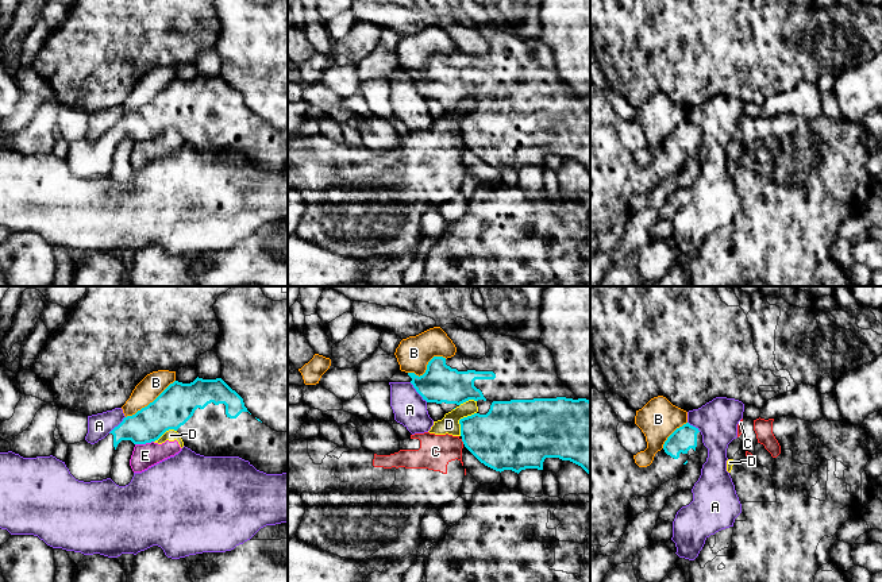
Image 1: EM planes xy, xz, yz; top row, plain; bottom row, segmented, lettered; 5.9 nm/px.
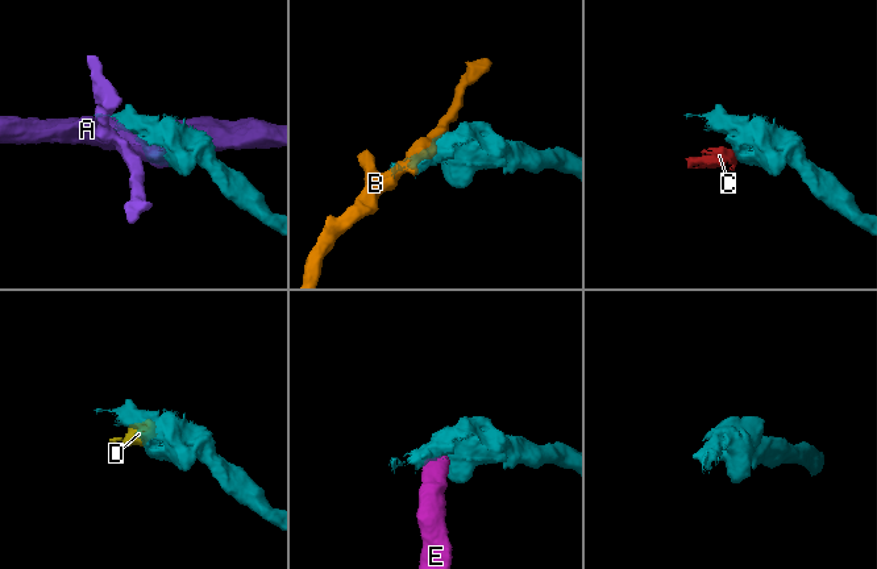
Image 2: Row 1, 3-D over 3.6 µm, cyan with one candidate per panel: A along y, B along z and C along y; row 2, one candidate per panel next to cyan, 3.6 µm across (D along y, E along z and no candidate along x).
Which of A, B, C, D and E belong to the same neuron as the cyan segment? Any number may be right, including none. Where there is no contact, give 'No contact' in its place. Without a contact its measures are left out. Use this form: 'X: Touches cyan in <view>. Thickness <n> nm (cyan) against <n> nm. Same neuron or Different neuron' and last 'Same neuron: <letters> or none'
A: Touches cyan in xz. Thickness 220 nm (cyan) against 200 nm. Different neuron
B: Touches cyan in xy. Thickness 220 nm (cyan) against 140 nm. Different neuron
C: Touches cyan in xz. Thickness 360 nm (cyan) against 200 nm. Different neuron
D: Touches cyan in xz. Thickness 320 nm (cyan) against 110 nm. Different neuron
E: Touches cyan in xy. Thickness 220 nm (cyan) against 140 nm. Different neuron
Same neuron: none

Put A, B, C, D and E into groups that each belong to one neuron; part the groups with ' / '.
A / B / C D E

